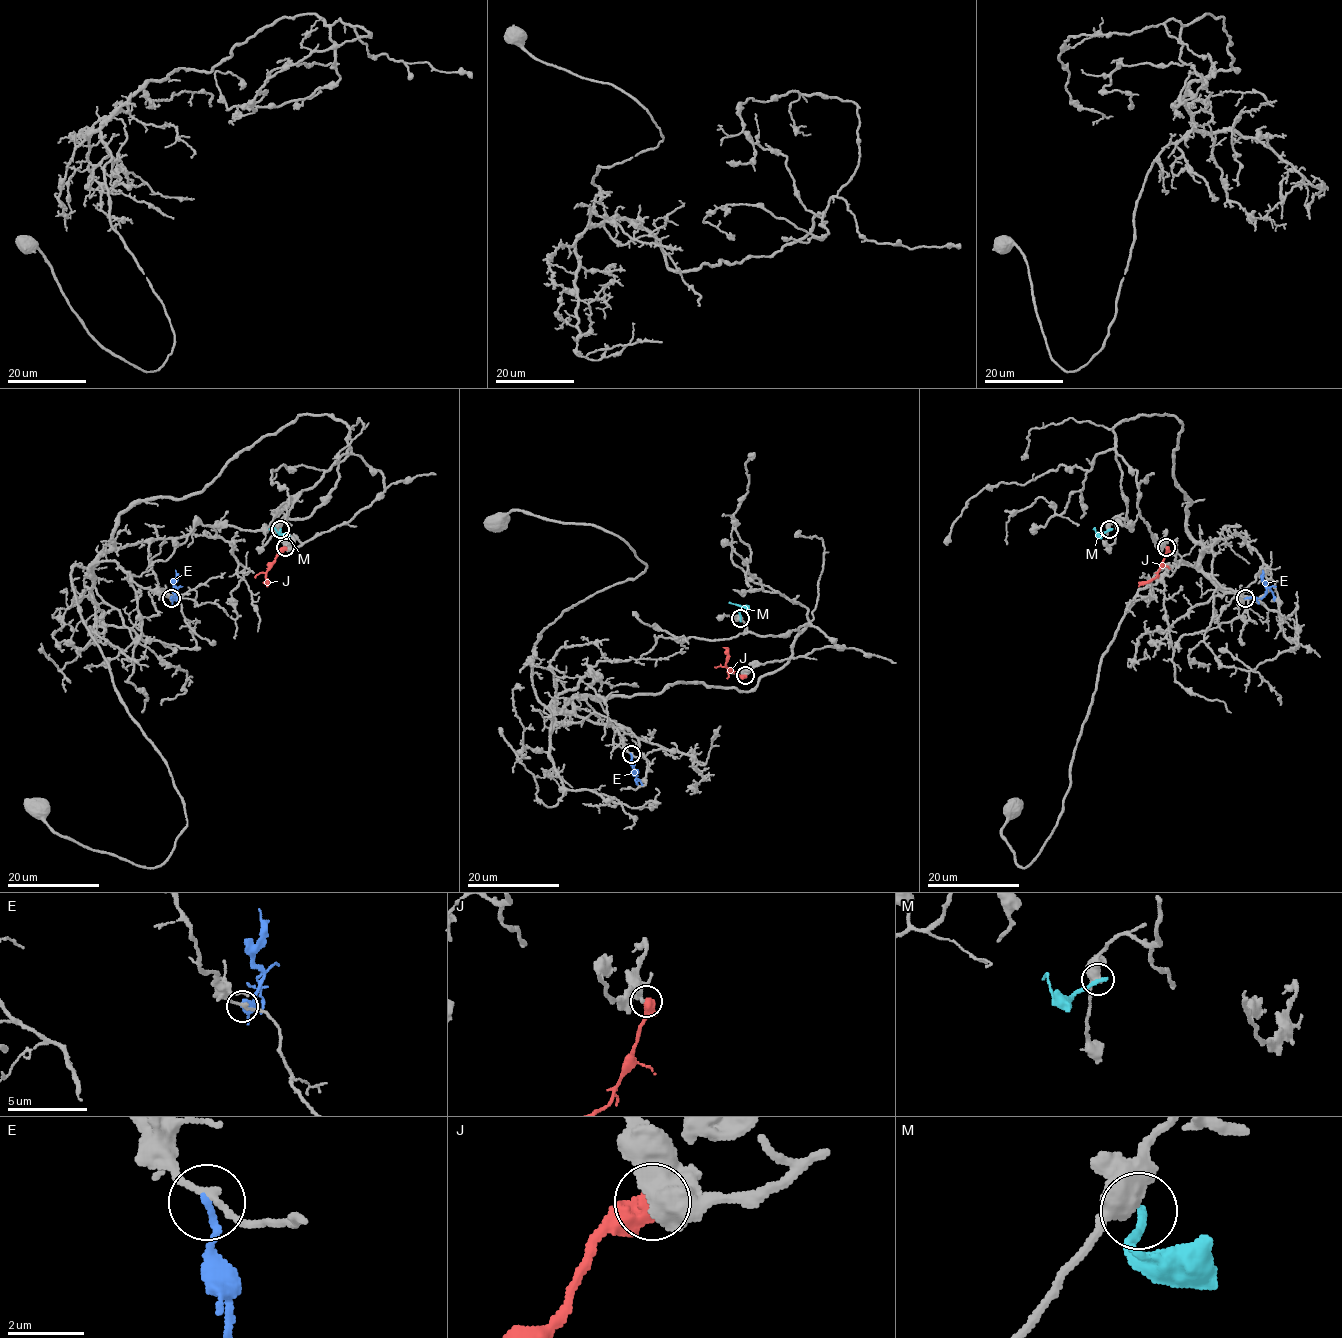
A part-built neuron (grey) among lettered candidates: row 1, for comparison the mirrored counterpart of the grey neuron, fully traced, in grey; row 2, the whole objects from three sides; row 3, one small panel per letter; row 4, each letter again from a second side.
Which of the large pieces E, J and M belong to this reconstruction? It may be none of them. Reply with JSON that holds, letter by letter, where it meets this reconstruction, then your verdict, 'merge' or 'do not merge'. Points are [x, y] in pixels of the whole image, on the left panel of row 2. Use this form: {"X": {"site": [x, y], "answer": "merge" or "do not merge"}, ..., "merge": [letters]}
{"E": {"site": [171, 598], "answer": "do not merge"}, "J": {"site": [285, 547], "answer": "do not merge"}, "M": {"site": [280, 529], "answer": "do not merge"}, "merge": []}

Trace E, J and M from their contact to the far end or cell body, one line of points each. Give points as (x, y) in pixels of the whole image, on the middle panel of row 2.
E: (631, 754), (635, 771)
J: (745, 675), (738, 675), (726, 666), (727, 650), (723, 647)
M: (740, 619), (742, 607), (729, 602)

